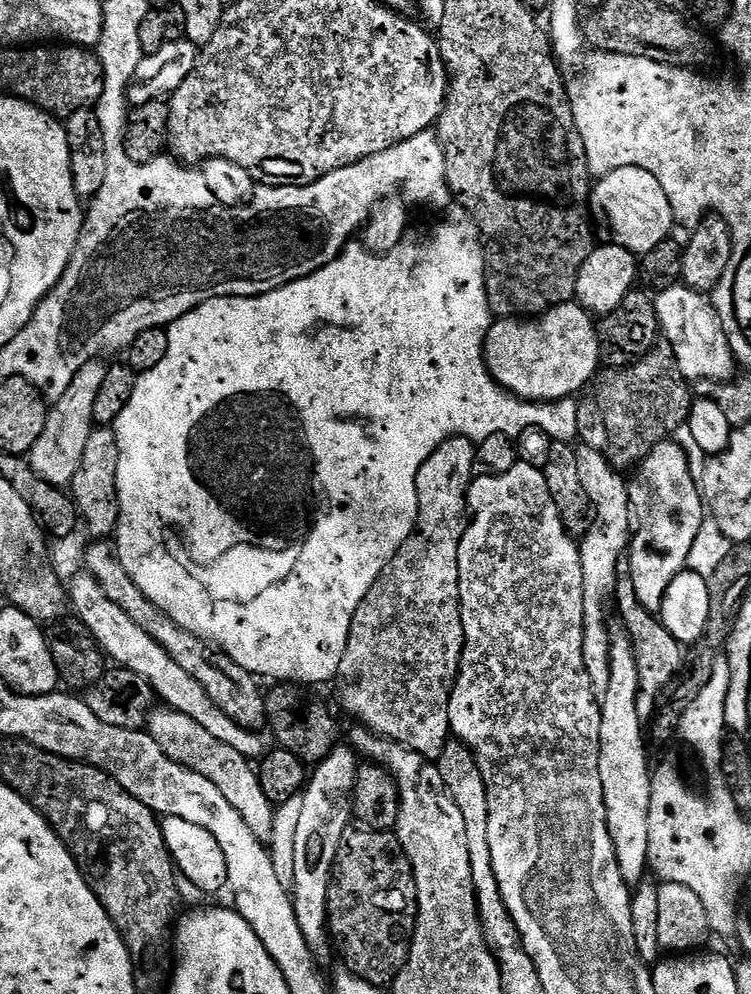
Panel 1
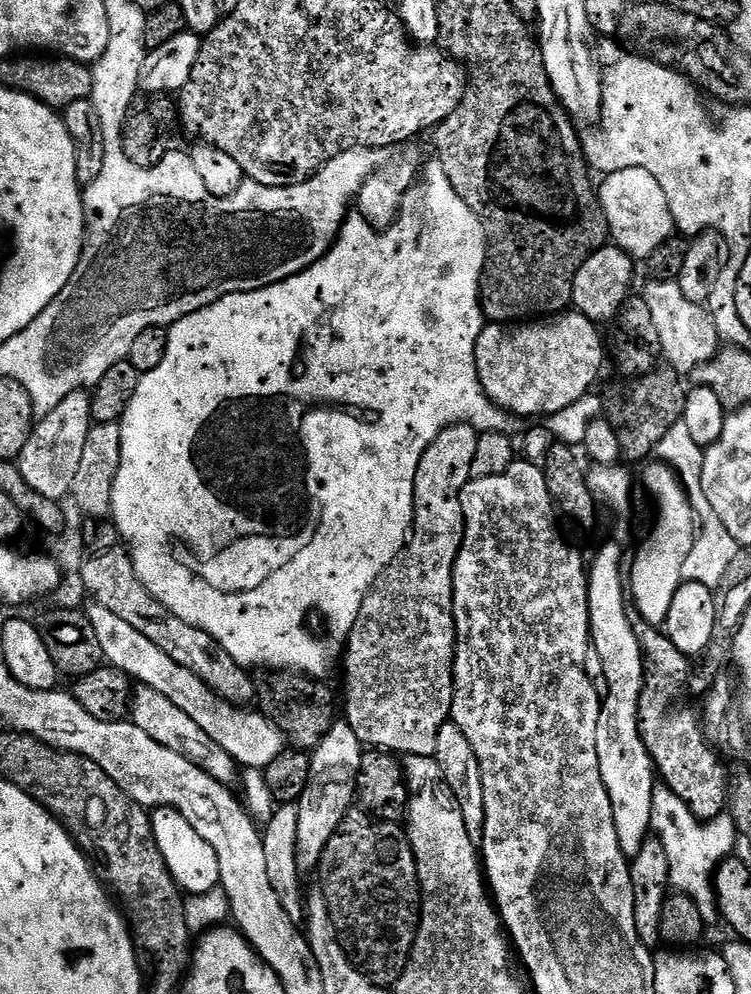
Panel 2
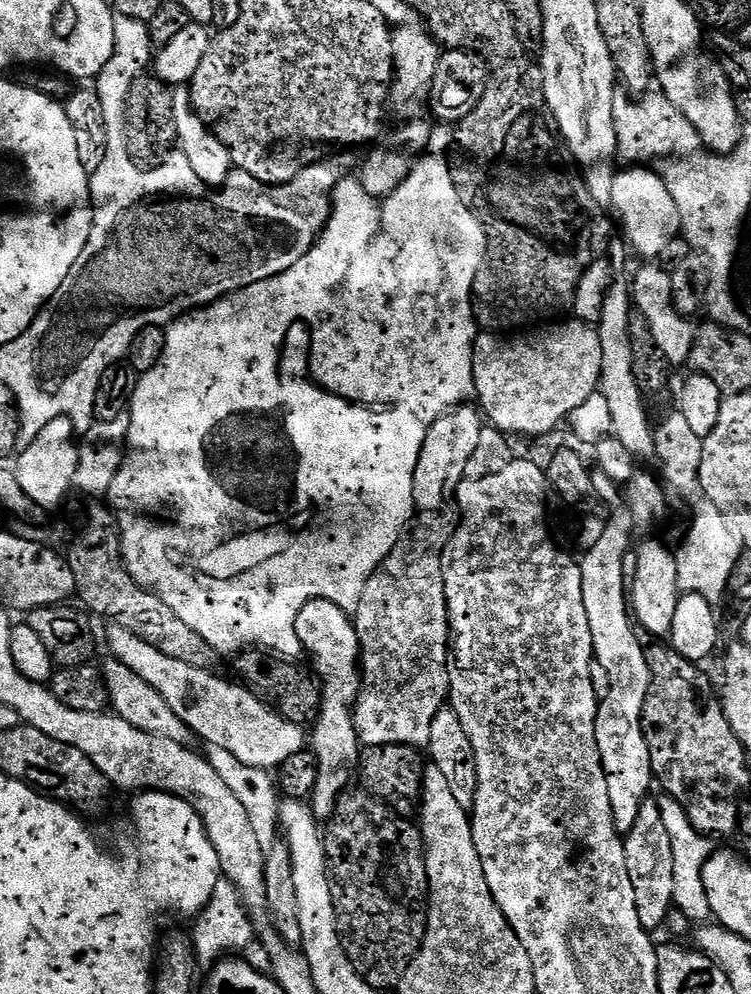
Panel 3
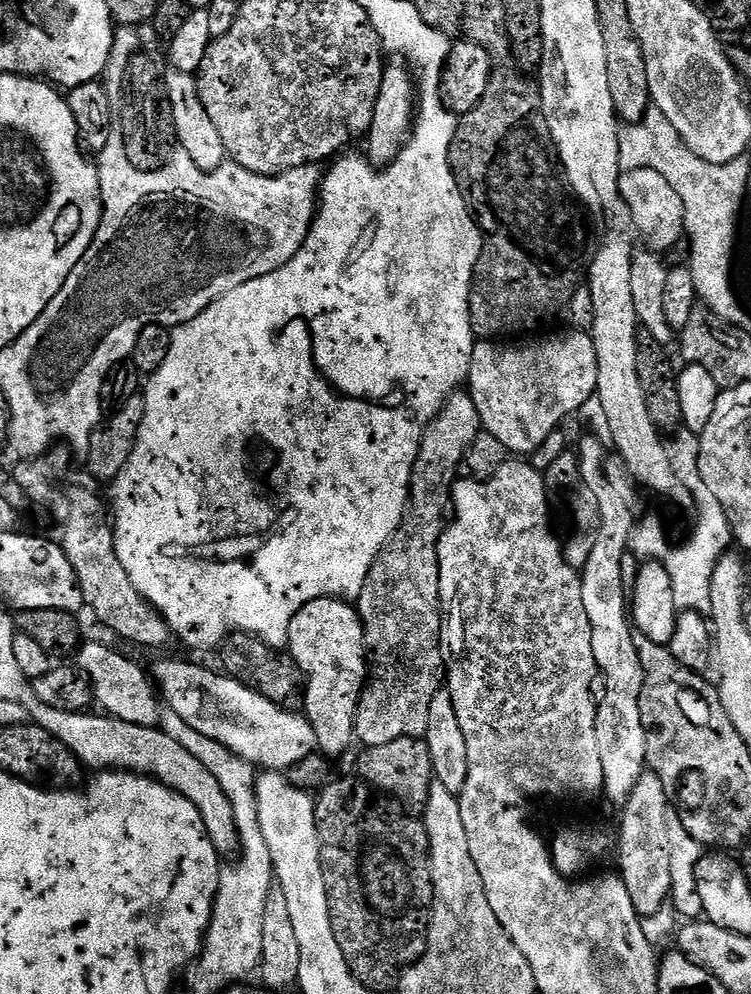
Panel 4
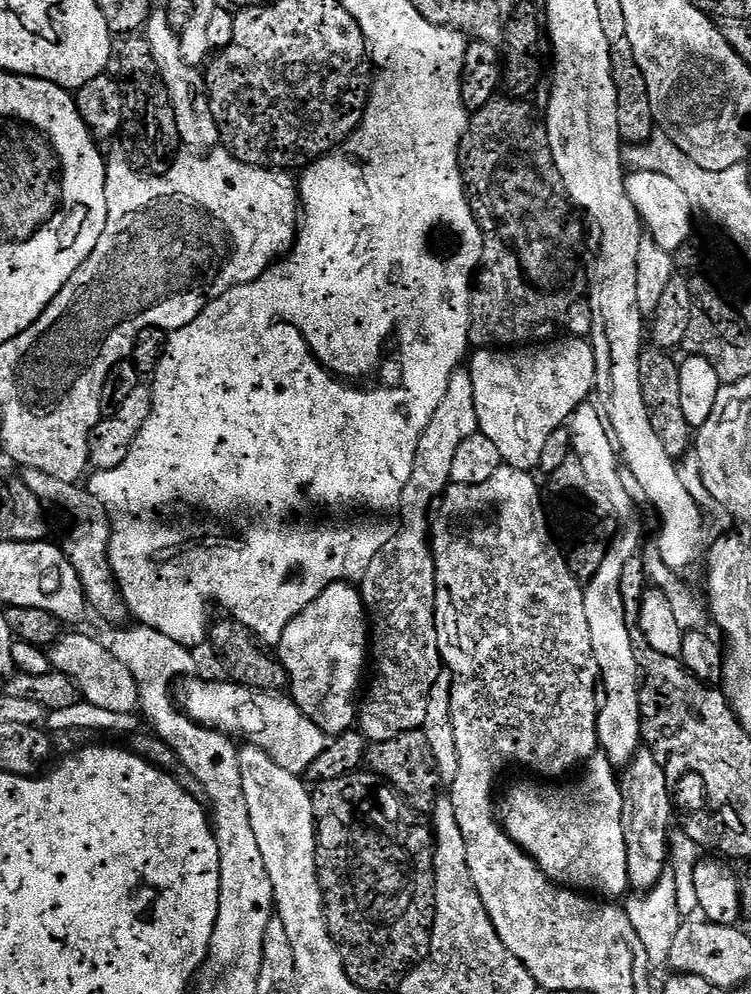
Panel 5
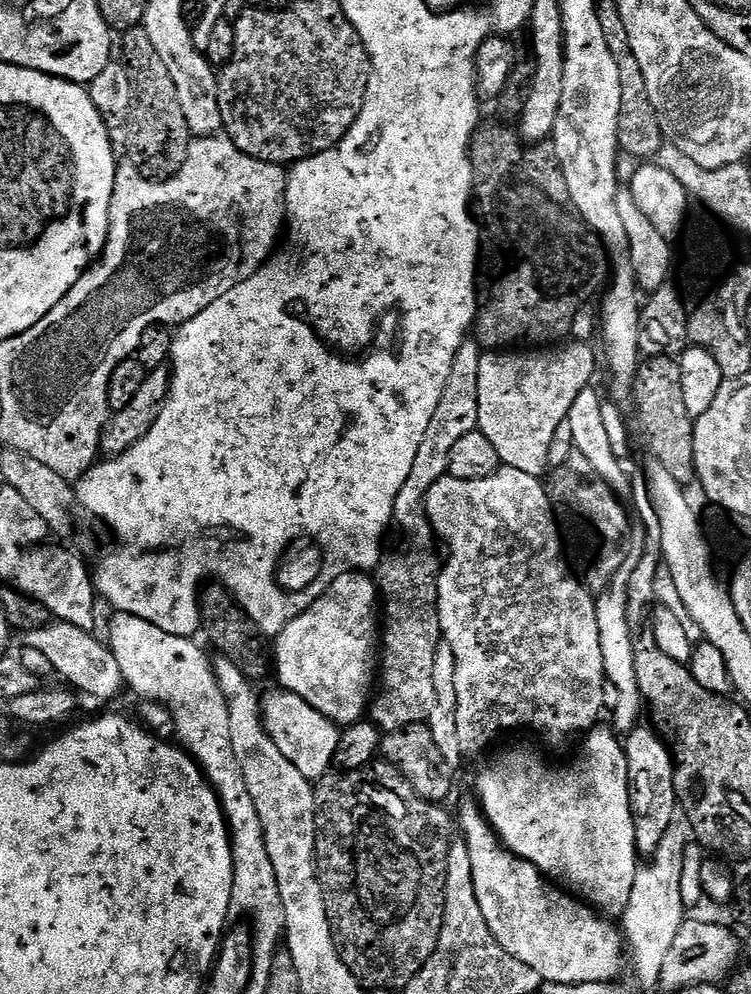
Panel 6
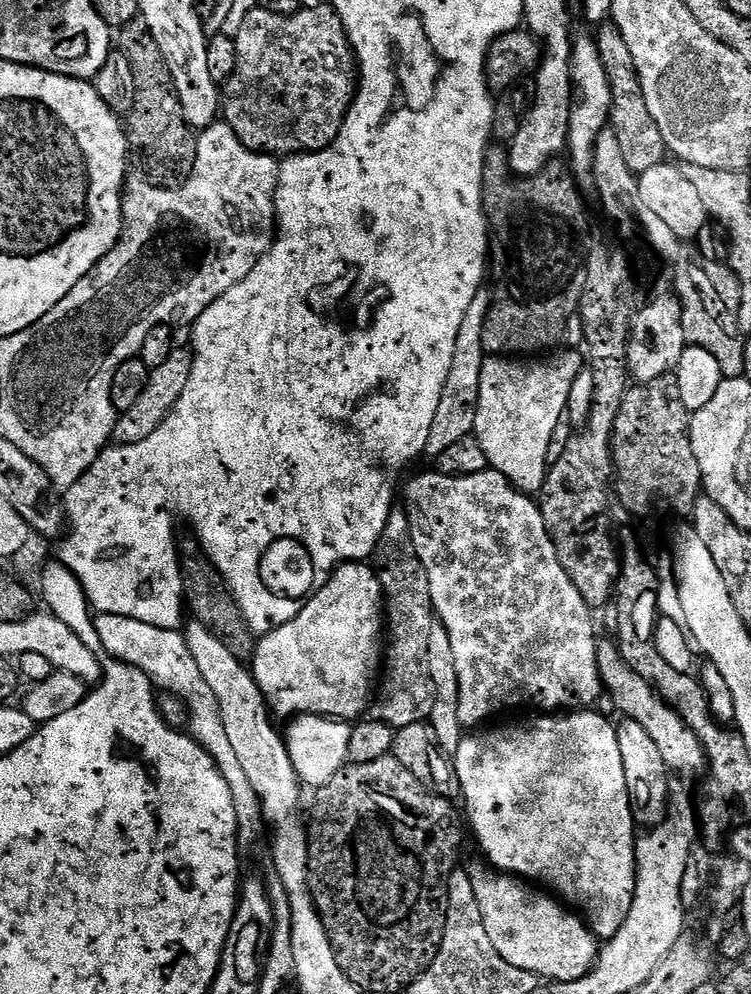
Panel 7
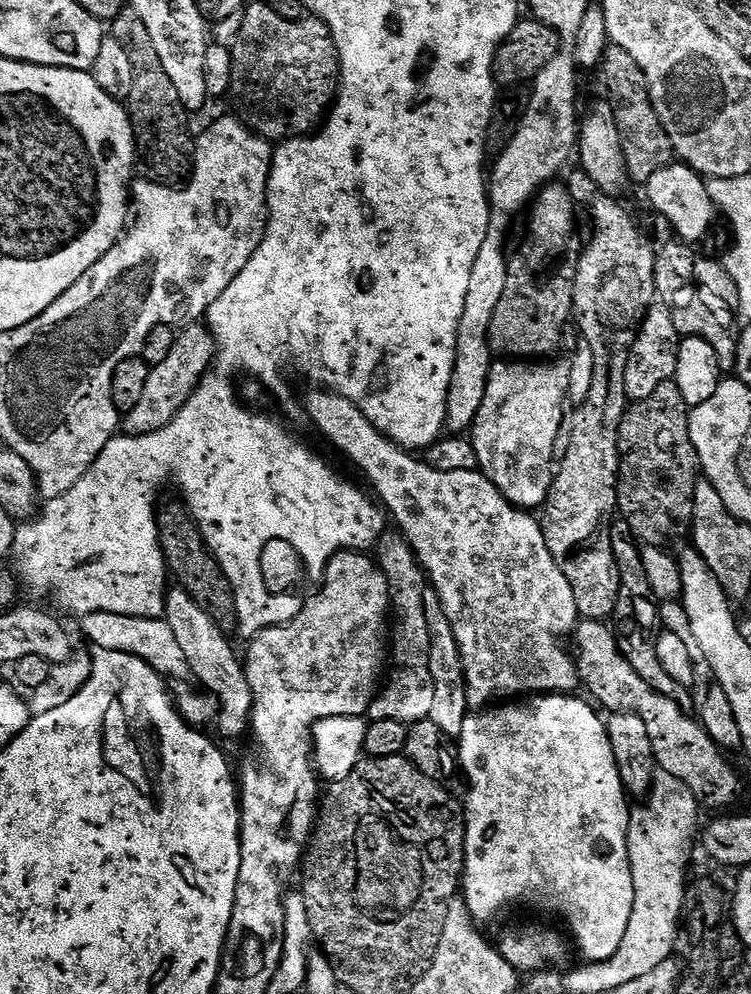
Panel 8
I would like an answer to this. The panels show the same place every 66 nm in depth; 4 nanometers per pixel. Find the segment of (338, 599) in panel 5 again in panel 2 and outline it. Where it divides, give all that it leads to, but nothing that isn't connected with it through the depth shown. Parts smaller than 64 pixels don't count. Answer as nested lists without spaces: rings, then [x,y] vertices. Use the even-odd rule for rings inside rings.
[[[343,718],[337,719],[326,738],[322,738],[318,747],[311,749],[310,782],[306,782],[306,790],[298,801],[298,866],[301,873],[315,873],[319,869],[330,838],[334,838],[338,826],[342,826],[342,818],[353,811],[358,800],[356,783],[365,751],[358,734],[354,734]]]

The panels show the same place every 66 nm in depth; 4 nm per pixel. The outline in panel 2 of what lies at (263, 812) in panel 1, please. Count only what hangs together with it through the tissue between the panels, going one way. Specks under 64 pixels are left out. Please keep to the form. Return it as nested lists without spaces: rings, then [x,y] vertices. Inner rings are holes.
[[[137,687],[130,705],[130,720],[138,726],[138,730],[146,730],[154,742],[190,758],[190,762],[206,770],[218,782],[229,786],[235,785],[235,780],[237,783],[236,761],[230,758],[230,754],[226,754],[226,750],[222,750],[222,746],[218,746],[218,742],[214,742],[214,738],[210,738],[210,734],[206,734],[206,730],[202,730],[202,726],[198,726],[198,722],[194,722],[194,718],[190,718],[190,714],[178,710],[178,706],[174,706],[166,694],[158,694],[158,690],[153,688]]]

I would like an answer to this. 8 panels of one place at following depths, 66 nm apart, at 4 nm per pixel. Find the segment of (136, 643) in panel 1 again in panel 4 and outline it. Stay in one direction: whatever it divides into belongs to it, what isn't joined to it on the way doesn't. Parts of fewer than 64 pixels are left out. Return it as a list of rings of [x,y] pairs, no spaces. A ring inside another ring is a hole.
[[[164,660],[157,666],[156,676],[154,672],[154,680],[167,707],[169,704],[172,707],[169,709],[181,716],[186,726],[194,726],[198,734],[222,742],[222,746],[253,766],[264,770],[287,770],[317,751],[316,735],[307,716],[299,711],[287,712],[287,707],[274,703],[261,692],[217,672],[200,664],[187,664],[184,660]]]

